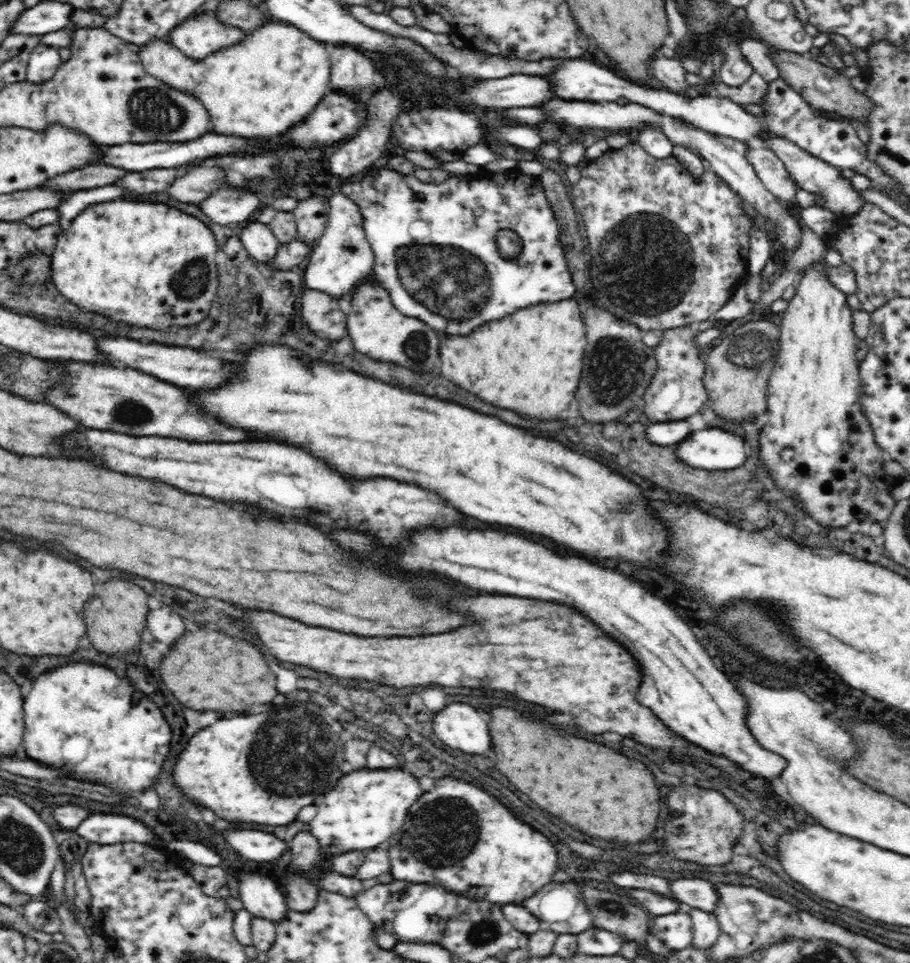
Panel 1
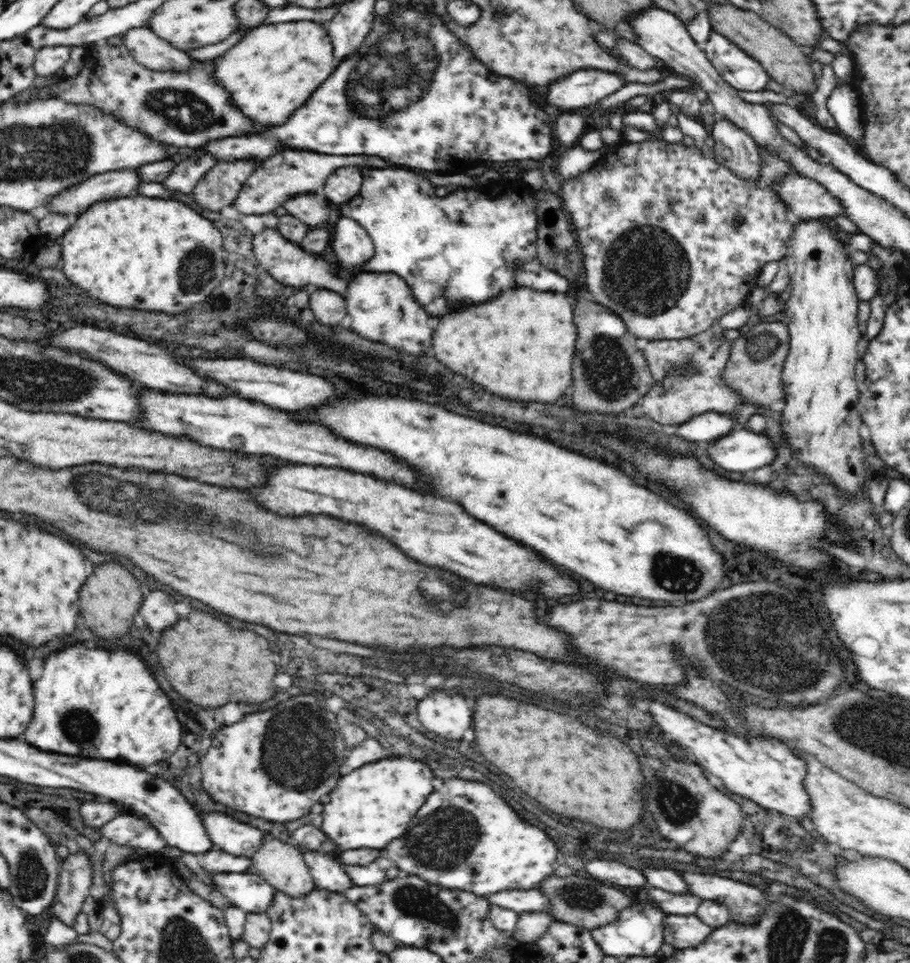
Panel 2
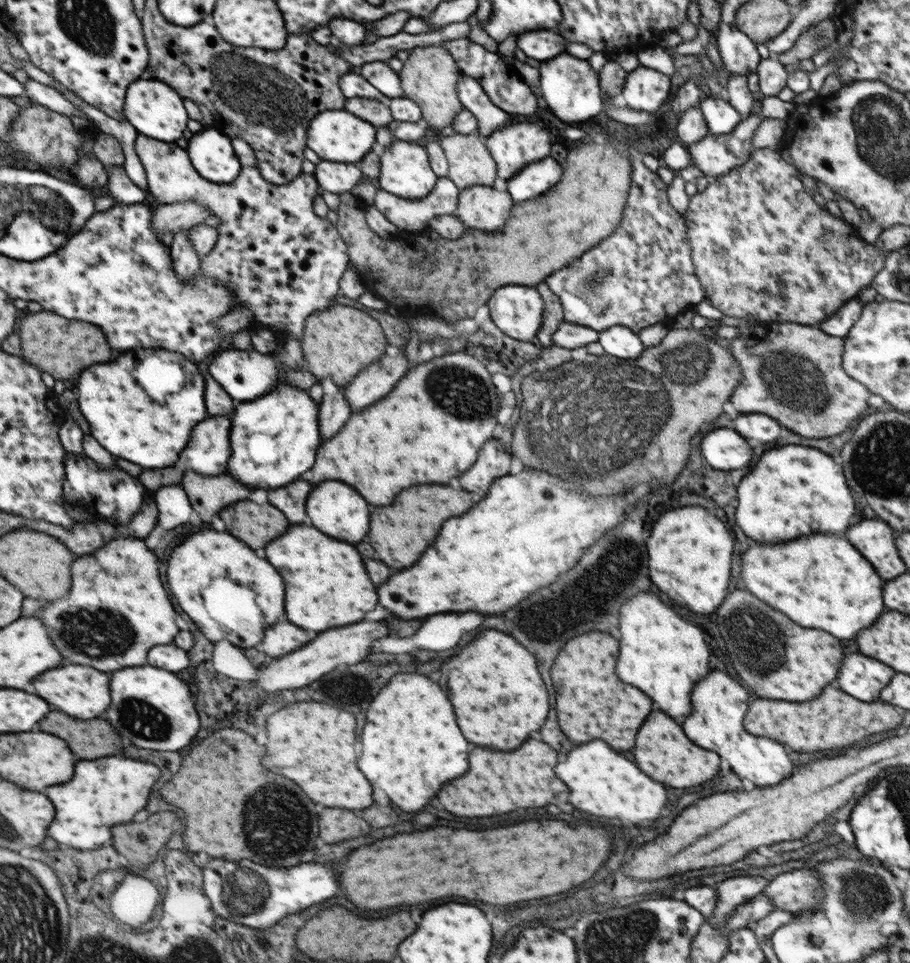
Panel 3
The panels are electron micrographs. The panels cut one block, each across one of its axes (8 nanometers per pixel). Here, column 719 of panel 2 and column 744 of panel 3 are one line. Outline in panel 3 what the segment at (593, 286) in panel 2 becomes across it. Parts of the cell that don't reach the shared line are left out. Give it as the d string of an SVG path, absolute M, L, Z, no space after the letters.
M752 148L749 160L745 164L730 170L720 178L710 178L705 190L689 198L688 209L686 209L683 217L685 218L688 242L690 242L690 258L692 258L694 274L698 276L700 286L704 290L703 301L710 302L710 306L721 310L724 316L742 318L744 322L752 322L752 324L756 322L758 325L795 322L804 326L818 327L818 324L826 322L850 299L858 299L860 292L864 288L870 287L870 284L876 278L876 274L880 273L886 265L887 255L880 252L880 248L876 248L874 243L860 239L858 230L846 223L843 217L831 214L826 207L822 208L820 204L814 202L813 196L810 196L804 189L804 184L800 181L801 177L800 171L783 160L774 149Z

